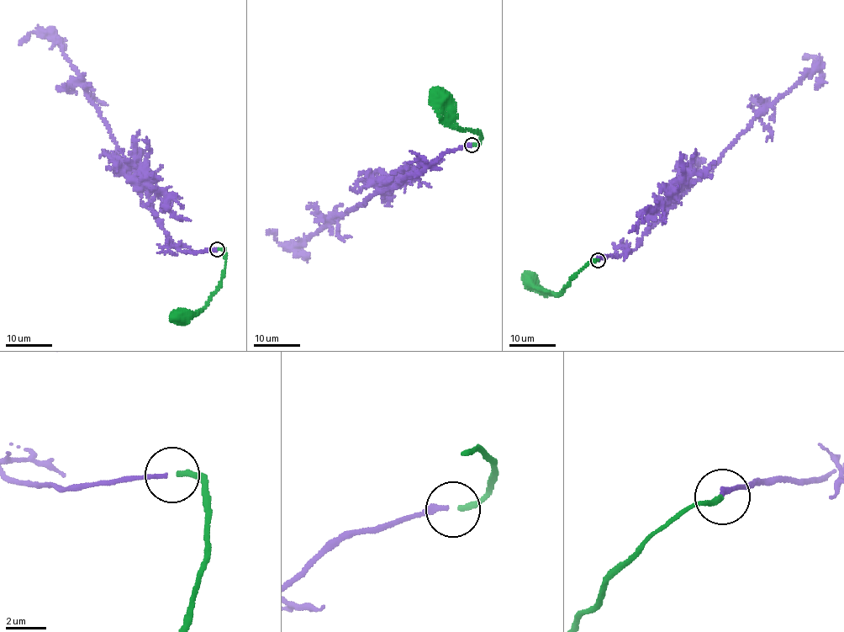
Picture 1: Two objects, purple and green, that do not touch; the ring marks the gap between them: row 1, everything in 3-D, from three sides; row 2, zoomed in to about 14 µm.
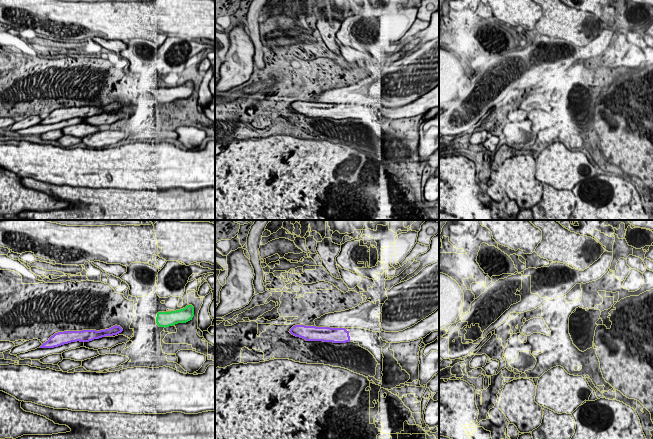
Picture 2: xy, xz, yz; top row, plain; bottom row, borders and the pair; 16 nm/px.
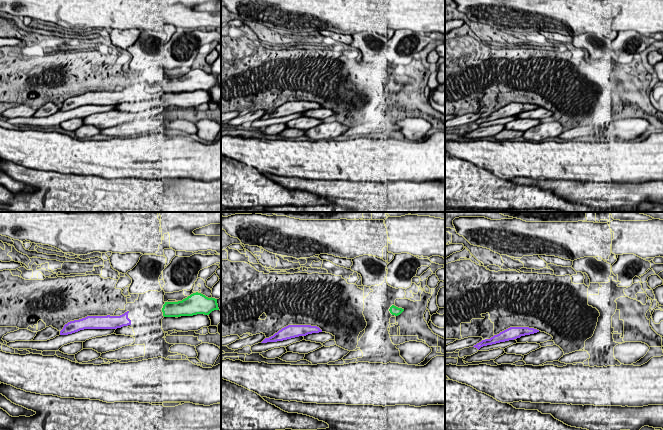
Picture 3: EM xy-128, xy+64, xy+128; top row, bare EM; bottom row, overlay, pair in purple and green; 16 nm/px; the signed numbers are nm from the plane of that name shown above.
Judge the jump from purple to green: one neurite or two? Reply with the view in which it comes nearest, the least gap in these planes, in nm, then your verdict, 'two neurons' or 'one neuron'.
nearest in xy; 550 nm apart; one neuron

